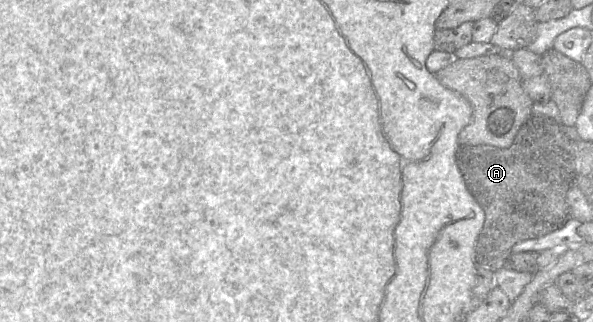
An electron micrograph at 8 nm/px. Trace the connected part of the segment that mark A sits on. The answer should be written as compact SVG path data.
M531 114L508 148L459 143L458 135L455 163L467 191L485 215L475 243L477 267L493 271L504 267L515 245L559 230L571 218L567 192L575 185L574 141L566 135L562 124L551 117Z

